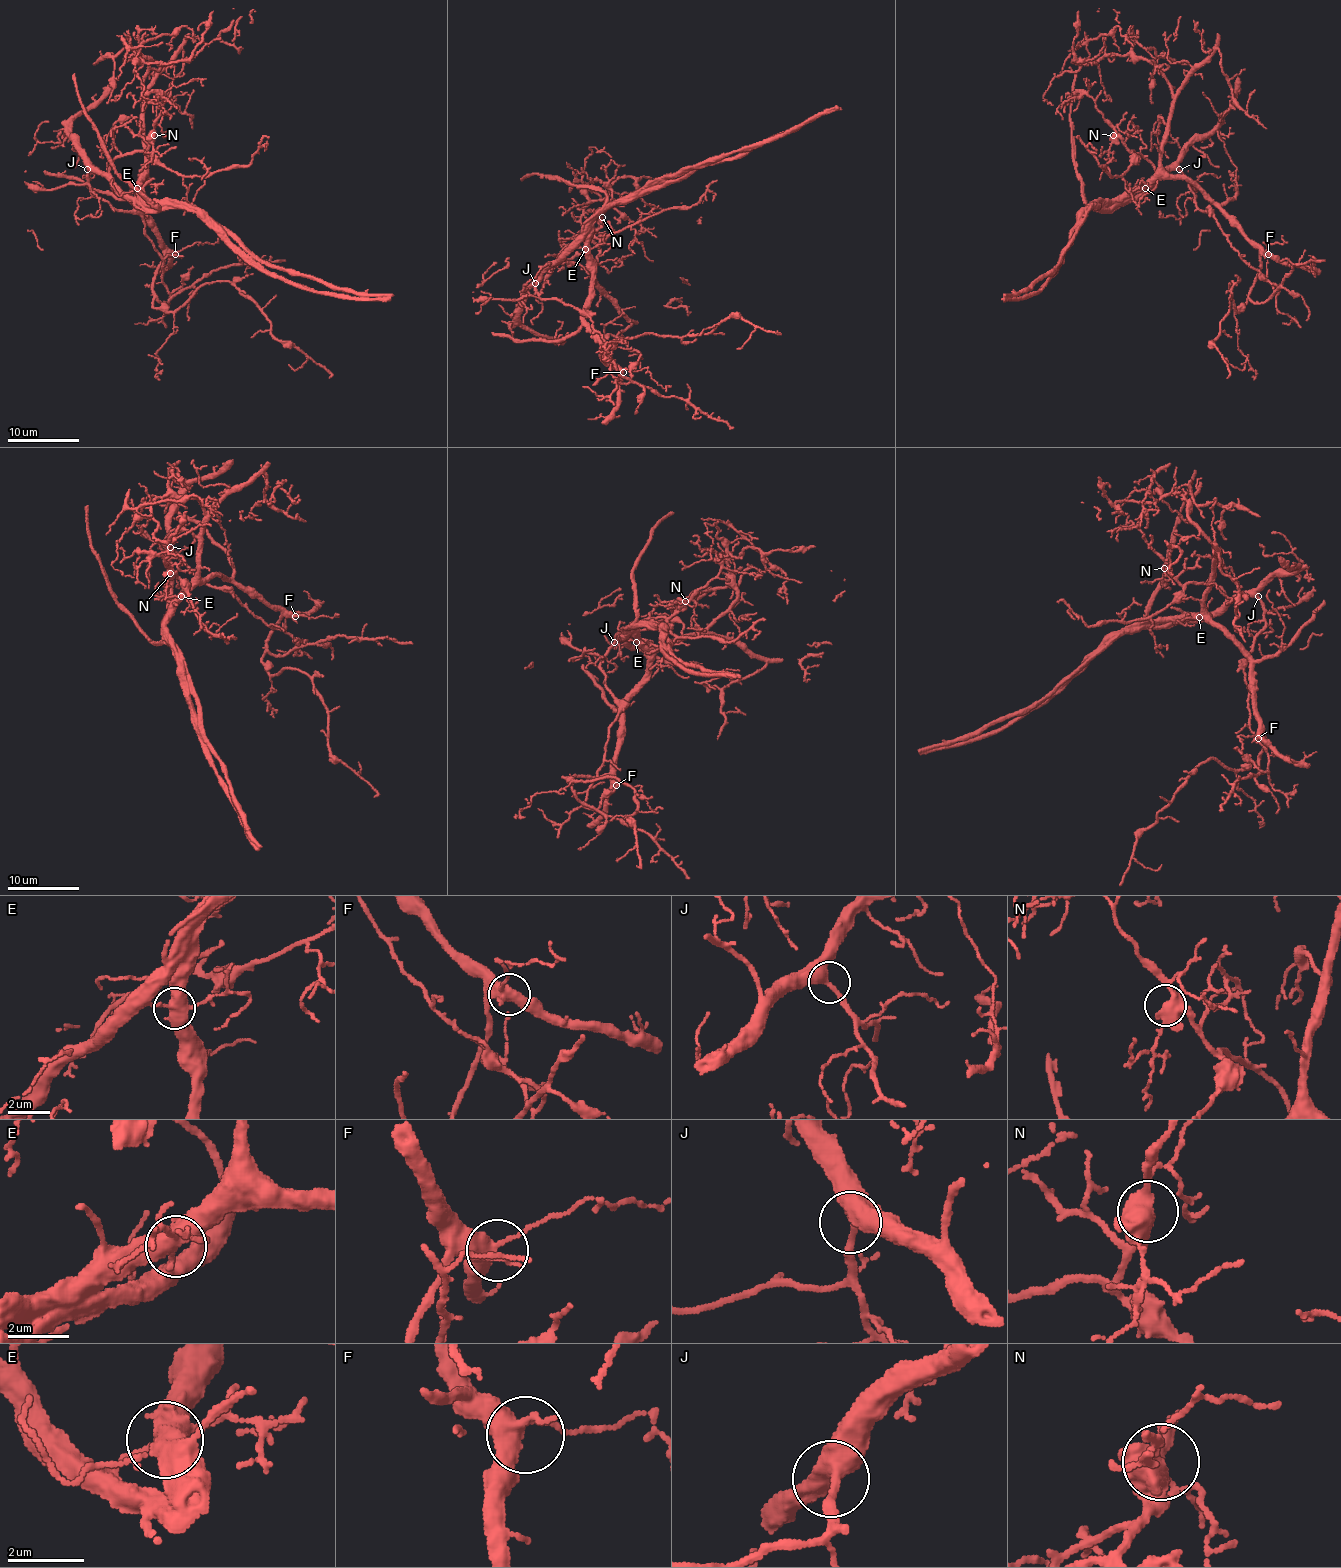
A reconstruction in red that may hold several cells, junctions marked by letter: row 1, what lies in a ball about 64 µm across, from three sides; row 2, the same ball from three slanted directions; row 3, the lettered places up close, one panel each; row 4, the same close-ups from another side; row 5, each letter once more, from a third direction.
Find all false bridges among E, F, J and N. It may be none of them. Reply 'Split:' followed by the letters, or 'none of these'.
Split: E

